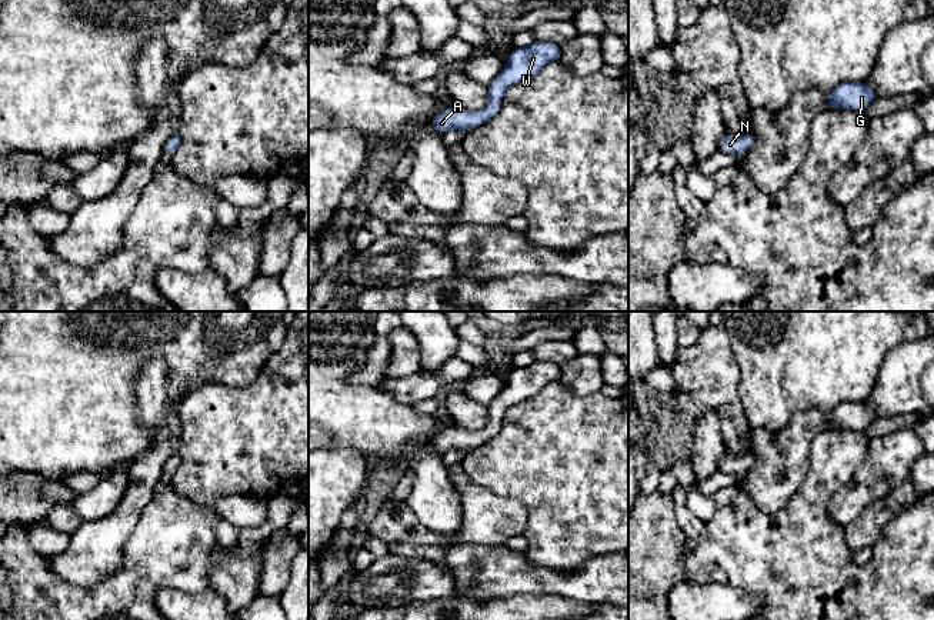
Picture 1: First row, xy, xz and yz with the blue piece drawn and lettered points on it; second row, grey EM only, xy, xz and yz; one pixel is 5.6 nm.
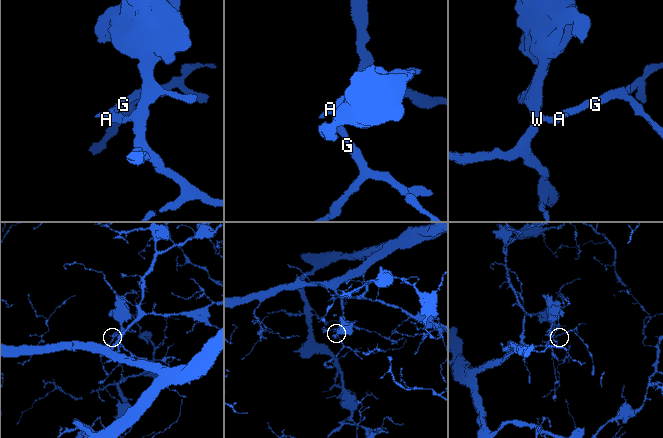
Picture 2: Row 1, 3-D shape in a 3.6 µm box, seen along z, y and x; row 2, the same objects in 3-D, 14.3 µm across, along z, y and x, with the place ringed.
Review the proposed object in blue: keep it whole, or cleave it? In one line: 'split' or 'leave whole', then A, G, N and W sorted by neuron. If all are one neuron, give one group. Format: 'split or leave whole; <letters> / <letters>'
leave whole; A G N W

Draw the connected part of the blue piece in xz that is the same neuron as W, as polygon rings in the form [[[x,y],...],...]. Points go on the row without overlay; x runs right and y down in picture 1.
[[[534,360],[528,366],[511,369],[503,391],[487,406],[488,424],[478,431],[448,426],[430,439],[433,450],[443,454],[453,449],[470,451],[481,446],[498,433],[501,419],[510,406],[536,396],[546,384],[558,381],[560,377],[561,367],[553,361]]]

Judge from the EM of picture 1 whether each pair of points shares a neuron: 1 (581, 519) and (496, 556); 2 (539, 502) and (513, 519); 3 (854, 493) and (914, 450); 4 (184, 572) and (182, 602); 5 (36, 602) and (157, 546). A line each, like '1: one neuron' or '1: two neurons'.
1: two neurons
2: two neurons
3: one neuron
4: two neurons
5: one neuron

